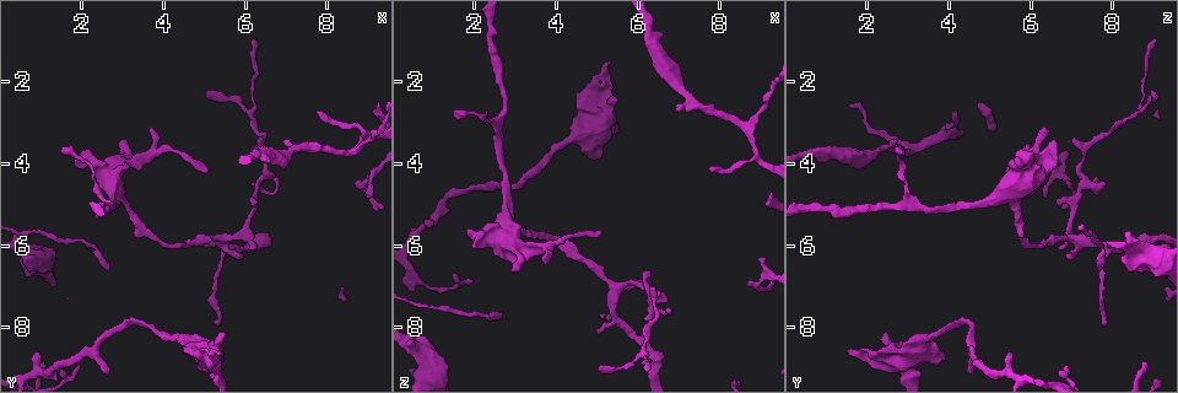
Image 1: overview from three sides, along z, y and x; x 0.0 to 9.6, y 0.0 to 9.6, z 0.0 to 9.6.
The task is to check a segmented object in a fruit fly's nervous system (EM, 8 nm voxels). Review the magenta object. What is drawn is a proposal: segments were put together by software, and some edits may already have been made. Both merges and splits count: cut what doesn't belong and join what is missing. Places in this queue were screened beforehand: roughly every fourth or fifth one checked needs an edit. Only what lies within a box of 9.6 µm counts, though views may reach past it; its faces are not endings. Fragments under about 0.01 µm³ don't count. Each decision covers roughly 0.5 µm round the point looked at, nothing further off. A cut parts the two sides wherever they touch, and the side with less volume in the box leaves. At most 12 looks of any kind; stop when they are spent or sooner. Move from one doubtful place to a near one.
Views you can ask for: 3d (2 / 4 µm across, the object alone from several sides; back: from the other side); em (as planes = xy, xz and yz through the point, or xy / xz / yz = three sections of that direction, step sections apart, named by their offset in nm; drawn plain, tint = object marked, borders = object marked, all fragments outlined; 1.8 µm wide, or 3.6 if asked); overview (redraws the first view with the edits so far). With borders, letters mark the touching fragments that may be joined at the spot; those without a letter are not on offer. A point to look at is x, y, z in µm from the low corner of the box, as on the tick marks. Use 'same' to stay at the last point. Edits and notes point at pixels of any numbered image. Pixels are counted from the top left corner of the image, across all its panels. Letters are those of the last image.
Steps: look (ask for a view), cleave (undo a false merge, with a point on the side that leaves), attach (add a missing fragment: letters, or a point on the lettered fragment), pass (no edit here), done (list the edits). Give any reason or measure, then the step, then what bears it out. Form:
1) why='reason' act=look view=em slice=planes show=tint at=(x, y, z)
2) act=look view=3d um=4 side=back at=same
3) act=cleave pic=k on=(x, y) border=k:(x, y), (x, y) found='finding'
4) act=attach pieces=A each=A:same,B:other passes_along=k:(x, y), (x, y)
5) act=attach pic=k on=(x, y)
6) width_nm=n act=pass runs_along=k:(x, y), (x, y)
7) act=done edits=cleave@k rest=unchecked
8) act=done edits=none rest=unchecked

why='an open end' act=look view=3d um=4 side=back at=(1.80, 3.95, 5.65)

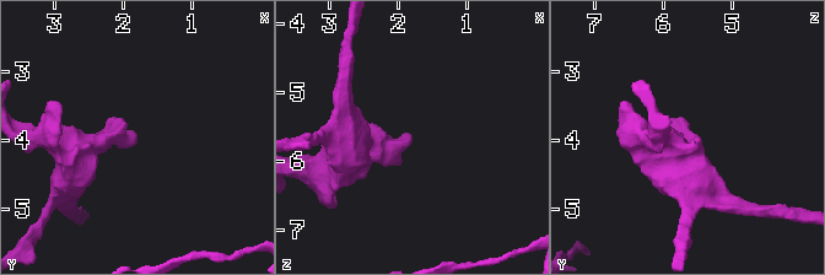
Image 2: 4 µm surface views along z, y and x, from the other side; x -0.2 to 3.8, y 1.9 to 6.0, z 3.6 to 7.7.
why='now the EM' act=look view=em slice=yz step=4 show=borders at=(1.85, 3.90, 5.60)

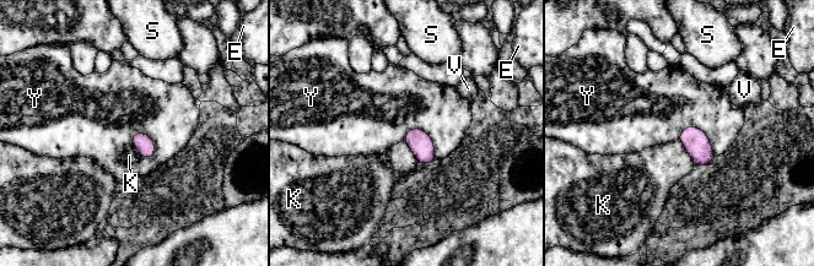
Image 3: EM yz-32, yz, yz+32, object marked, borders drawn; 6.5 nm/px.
act=pass each=E:other,K:other,S:other,V:other,Y:other border=3:(134, 132), (133, 145), (150, 158) found='none of them fits'

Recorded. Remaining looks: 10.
why='three-way junction' act=look view=em slice=planes show=borders at=(6.25, 4.80, 6.95)

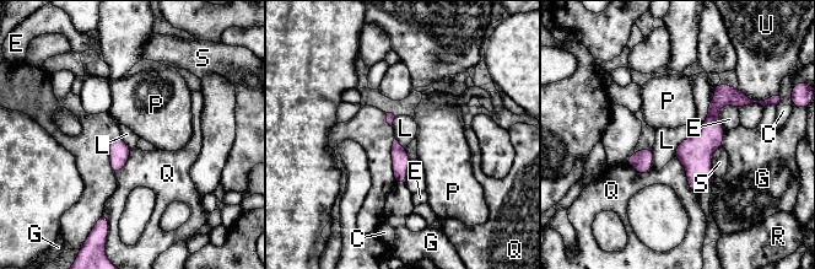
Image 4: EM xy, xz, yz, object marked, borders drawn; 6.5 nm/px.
act=pass each=C:other,E:other,G:other,L:other,P:other,Q:other,R:other,S:other,U:other border=4:(689, 135), (679, 144), (673, 156) found='all the same neuron'

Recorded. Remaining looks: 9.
why='tapers out' act=look view=em slice=planes show=borders at=(6.30, 1.00, 9.05)

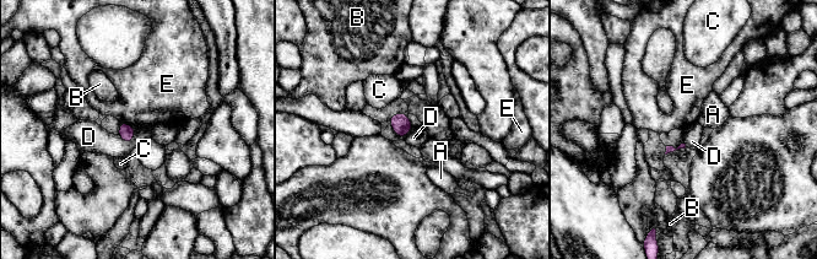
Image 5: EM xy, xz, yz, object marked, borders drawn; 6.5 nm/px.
act=pass each=A:other,B:other,C:other,D:other,E:other border=5:(135, 129), (129, 143), (118, 134) found='none of them fits'

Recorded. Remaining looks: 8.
why='tapers out' act=look view=3d um=2 at=(2.60, 9.15, 4.55)

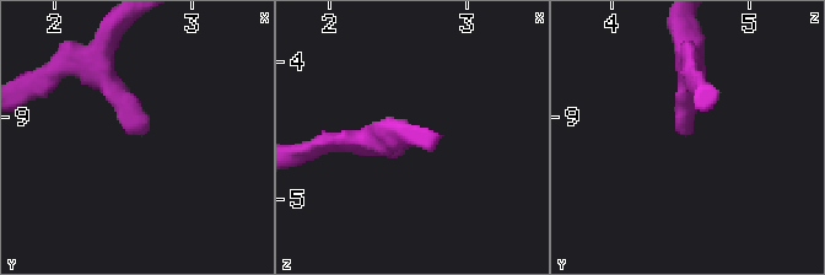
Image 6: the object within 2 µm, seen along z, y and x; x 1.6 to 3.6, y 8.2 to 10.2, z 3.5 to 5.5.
why='shape alone is not enough' act=look view=em slice=planes show=borders at=(2.62, 9.12, 4.52)

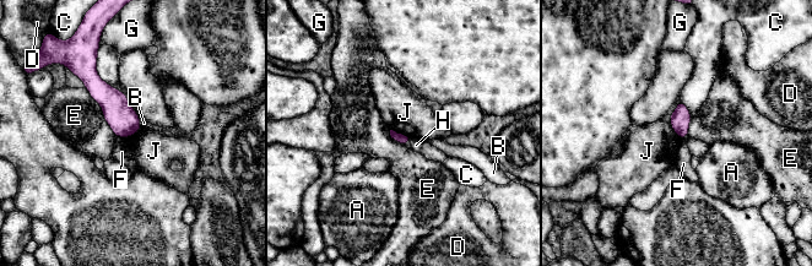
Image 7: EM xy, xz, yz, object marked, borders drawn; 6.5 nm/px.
act=pass each=A:other,B:other,C:other,D:other,E:other,F:other,G:other,H:other,J:other border=7:(669, 115), (671, 128), (681, 137) found='no lettered fragment goes on from it'

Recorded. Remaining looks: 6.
why='closes a loop' act=look view=em slice=yz step=8 show=tint at=(4.85, 8.55, 2.05)

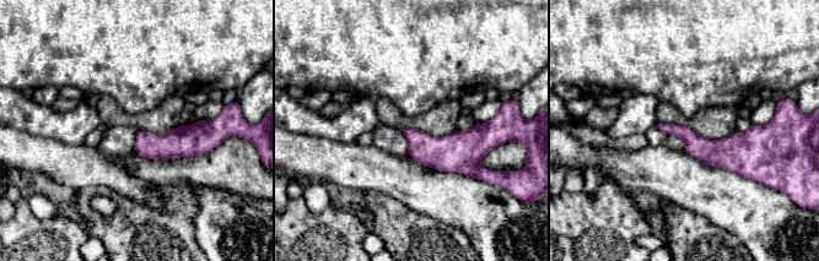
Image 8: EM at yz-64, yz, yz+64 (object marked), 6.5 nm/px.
act=look view=em slice=yz step=8 show=borders at=same

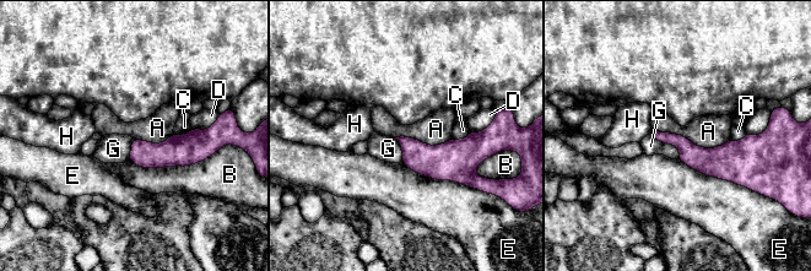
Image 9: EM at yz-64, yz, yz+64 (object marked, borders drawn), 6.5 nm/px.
longest_contact=B:550nm act=pass each=A:other,B:other,C:other,D:other,E:other,G:other,H:other runs_along=9:(654, 134), (695, 156), (753, 147) found='continuous, no second neuron'

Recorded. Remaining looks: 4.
act=done edits=none rest=unchecked

